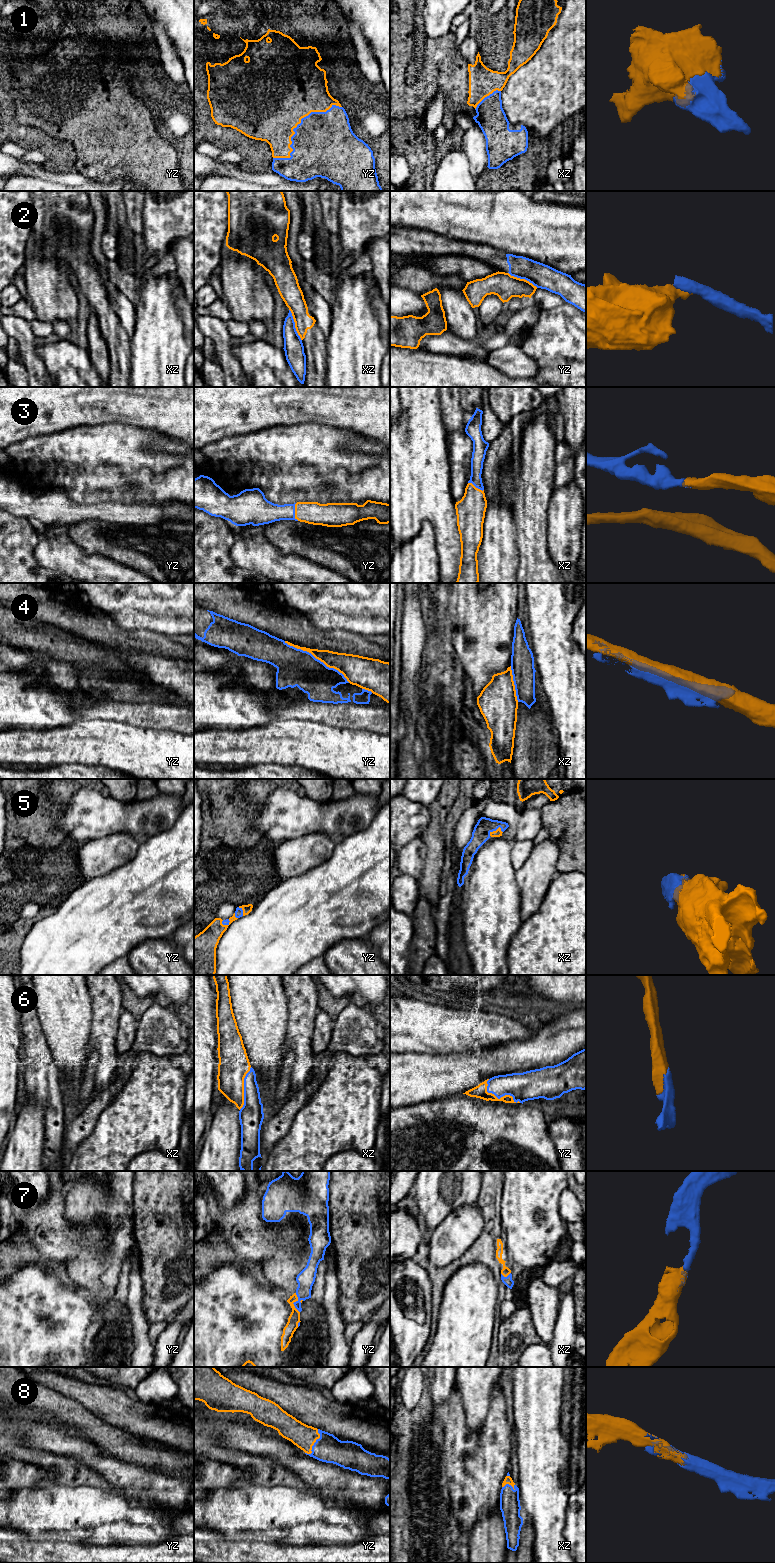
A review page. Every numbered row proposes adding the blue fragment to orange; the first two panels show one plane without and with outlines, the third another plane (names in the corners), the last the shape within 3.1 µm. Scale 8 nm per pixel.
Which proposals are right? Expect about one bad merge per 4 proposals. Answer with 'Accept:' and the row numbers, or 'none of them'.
Accept: 1, 3, 5, 6, 7, 8

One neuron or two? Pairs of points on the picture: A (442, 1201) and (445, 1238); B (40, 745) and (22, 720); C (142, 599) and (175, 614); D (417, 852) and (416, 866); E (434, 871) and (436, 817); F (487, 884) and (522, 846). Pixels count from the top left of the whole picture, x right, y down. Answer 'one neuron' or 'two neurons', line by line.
A: two neurons
B: two neurons
C: one neuron
D: one neuron
E: one neuron
F: two neurons

